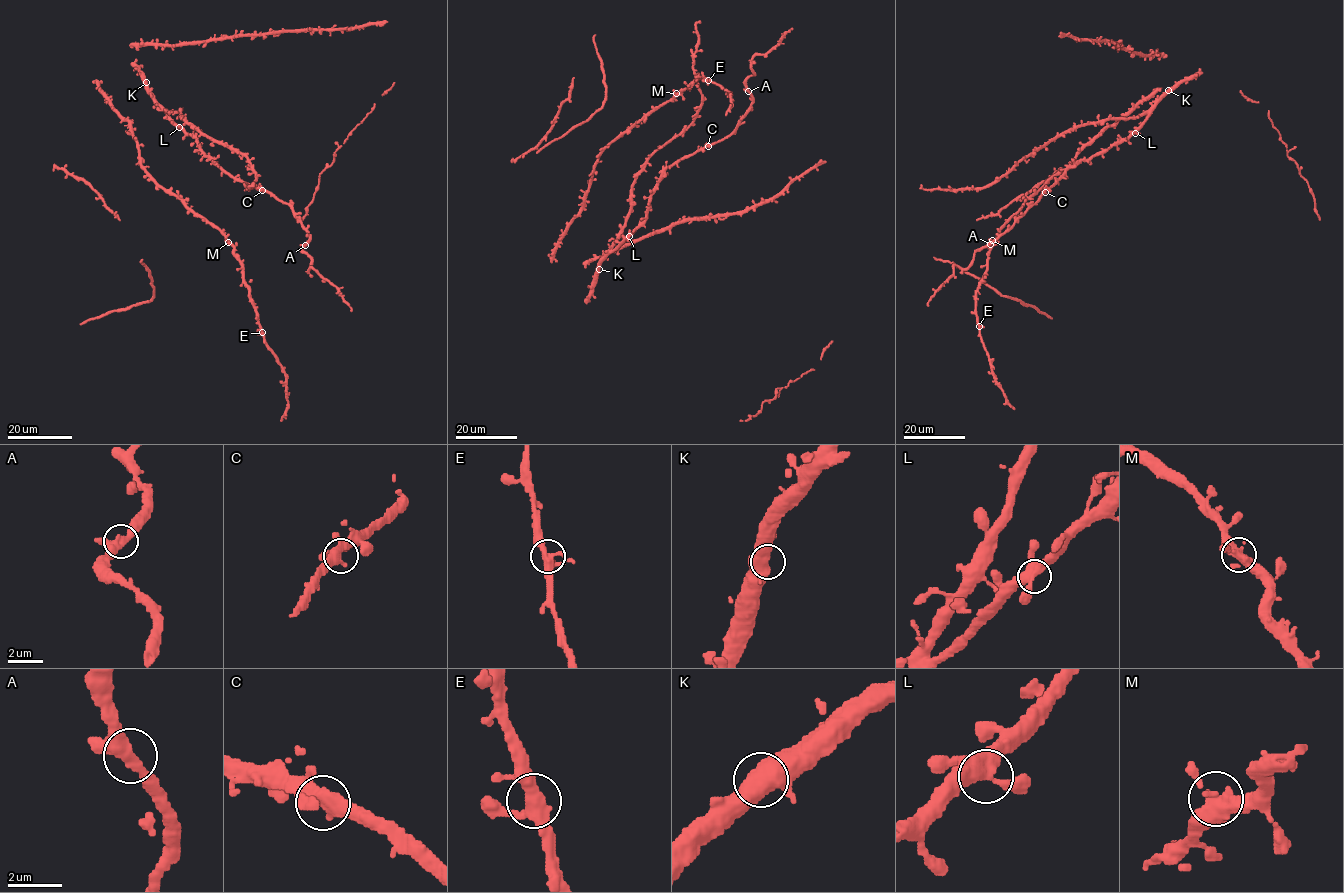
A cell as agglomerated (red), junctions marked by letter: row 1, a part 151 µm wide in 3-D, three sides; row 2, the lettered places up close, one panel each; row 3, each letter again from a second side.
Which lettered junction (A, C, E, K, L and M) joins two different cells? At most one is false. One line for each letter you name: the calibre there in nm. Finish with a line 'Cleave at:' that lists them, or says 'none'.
Cleave at: none

